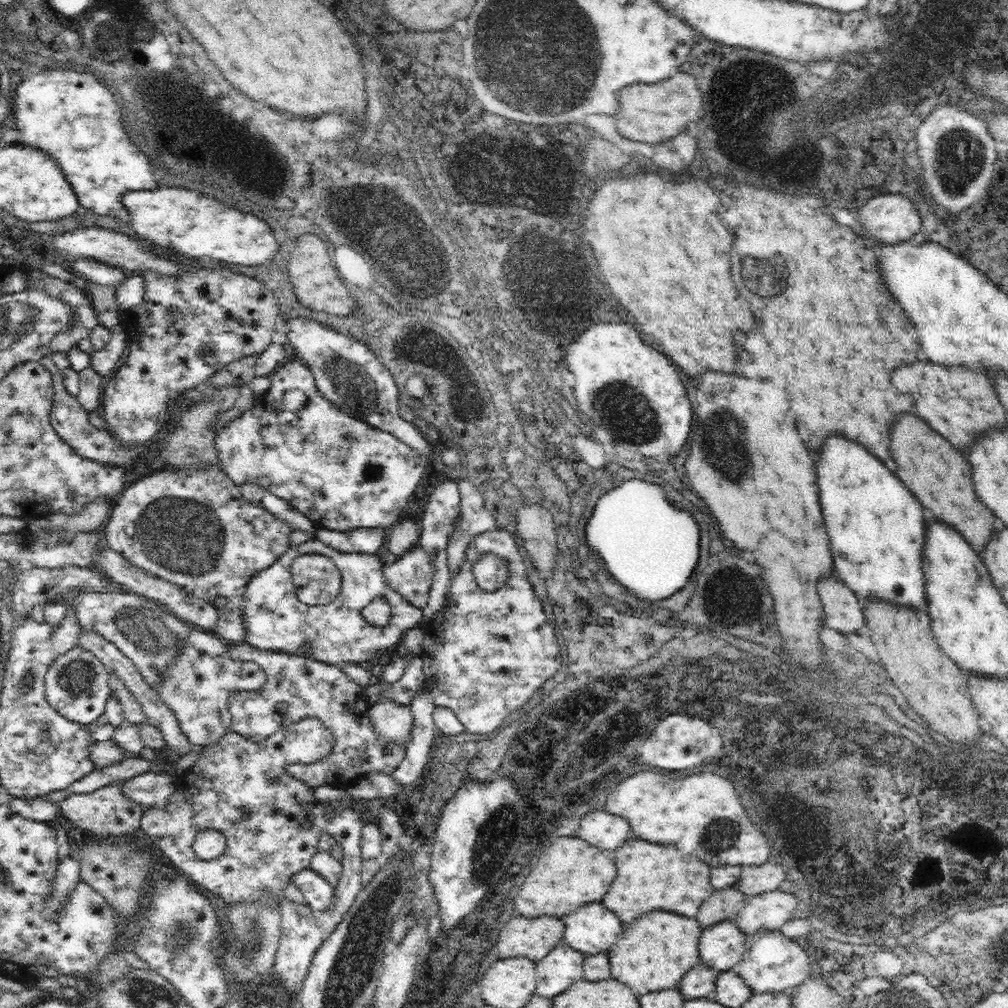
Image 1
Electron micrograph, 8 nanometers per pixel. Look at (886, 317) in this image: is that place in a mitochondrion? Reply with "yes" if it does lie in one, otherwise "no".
yes

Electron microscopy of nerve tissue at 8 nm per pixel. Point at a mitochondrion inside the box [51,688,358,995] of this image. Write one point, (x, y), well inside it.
(181, 937)

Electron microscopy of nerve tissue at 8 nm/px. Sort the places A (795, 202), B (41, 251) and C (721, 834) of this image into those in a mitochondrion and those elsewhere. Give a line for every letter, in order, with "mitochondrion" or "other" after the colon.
A: other
B: other
C: mitochondrion

